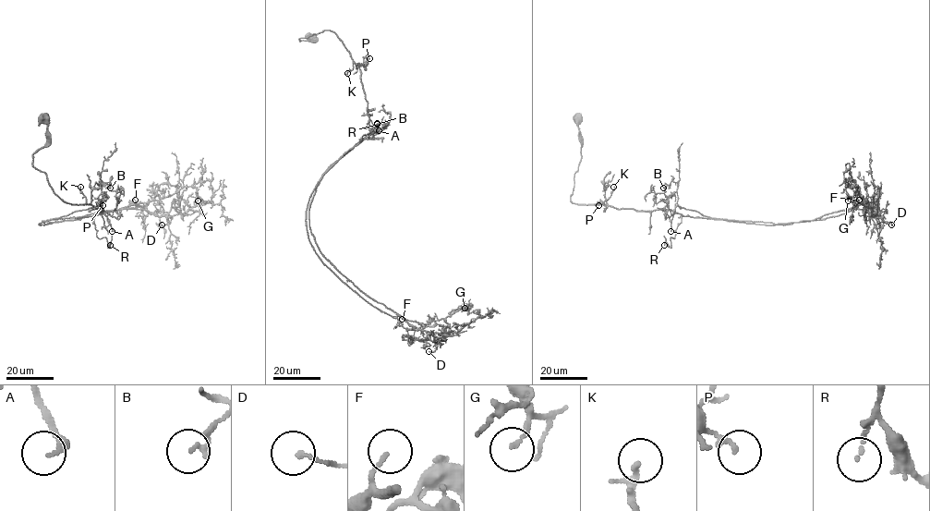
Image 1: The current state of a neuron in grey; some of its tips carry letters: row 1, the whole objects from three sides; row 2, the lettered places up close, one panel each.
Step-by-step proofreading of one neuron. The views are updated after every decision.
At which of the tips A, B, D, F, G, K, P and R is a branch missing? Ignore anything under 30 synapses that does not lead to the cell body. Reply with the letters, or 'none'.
A, F

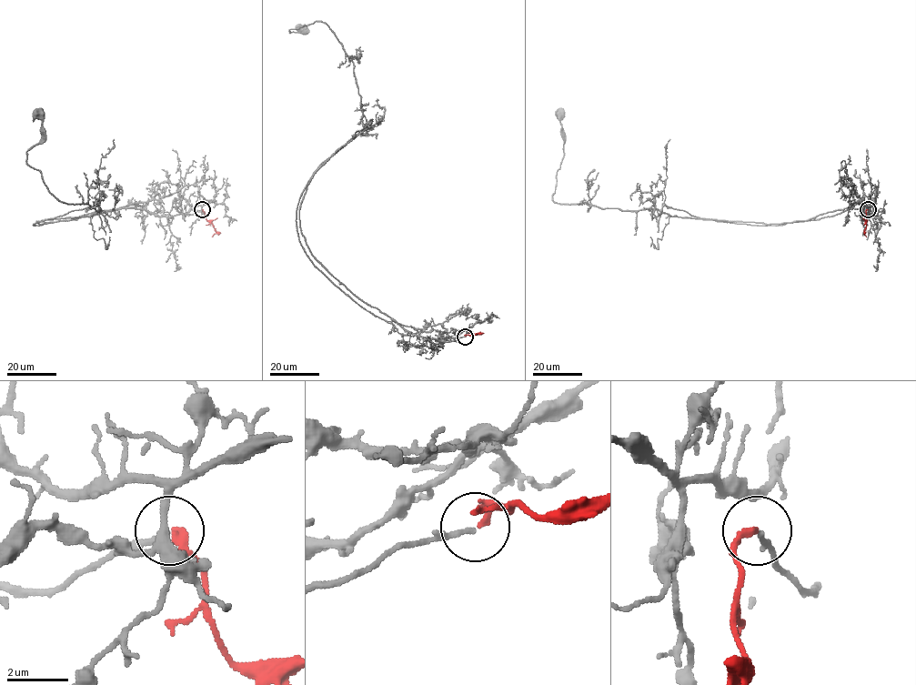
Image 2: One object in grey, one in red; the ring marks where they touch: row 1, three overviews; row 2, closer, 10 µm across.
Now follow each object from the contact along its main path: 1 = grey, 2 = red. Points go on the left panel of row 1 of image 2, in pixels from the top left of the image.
1: (202, 210), (166, 217), (119, 208), (39, 224), (100, 211), (57, 200), (26, 163), (41, 138), (35, 108)
2: (202, 210), (216, 231), (212, 236)

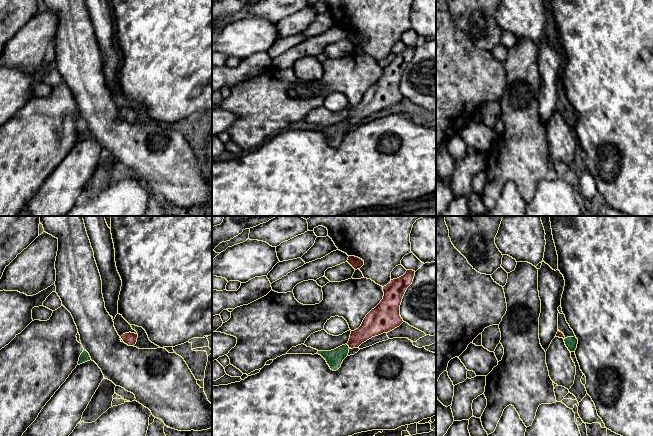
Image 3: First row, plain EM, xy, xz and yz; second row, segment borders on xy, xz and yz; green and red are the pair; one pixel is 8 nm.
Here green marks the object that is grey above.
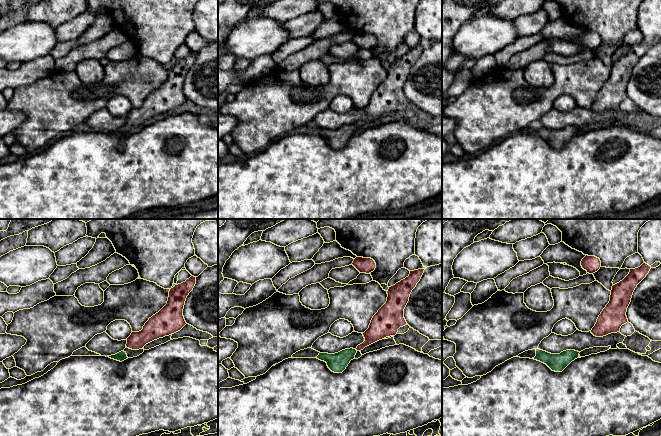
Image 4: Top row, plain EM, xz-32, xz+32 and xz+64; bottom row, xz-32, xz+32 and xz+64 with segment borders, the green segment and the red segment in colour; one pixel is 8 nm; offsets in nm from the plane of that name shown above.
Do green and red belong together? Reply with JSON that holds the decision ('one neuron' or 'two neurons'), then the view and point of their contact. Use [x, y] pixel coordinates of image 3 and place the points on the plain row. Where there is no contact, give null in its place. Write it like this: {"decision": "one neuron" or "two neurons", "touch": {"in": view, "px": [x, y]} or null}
{"decision": "one neuron", "touch": {"in": "xz", "px": [348, 122]}}

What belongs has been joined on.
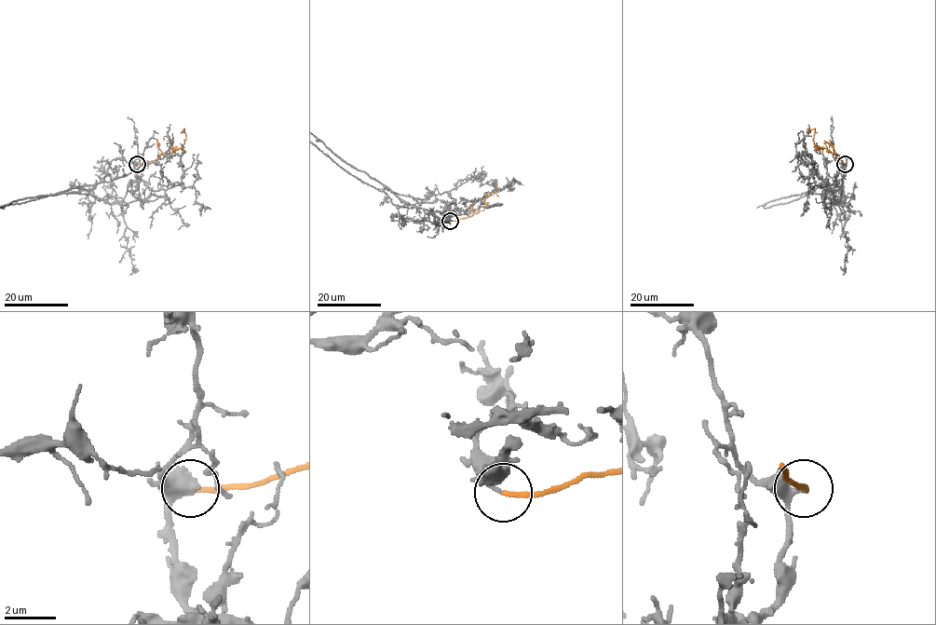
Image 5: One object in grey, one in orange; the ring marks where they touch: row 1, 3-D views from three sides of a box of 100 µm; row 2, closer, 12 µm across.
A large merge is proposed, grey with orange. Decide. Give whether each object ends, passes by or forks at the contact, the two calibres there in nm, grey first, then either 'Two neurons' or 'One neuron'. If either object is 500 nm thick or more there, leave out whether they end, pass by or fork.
At the ring grey passes by. At the ring orange ends. Thickness 170 nm (grey) against 190 nm. One neuron

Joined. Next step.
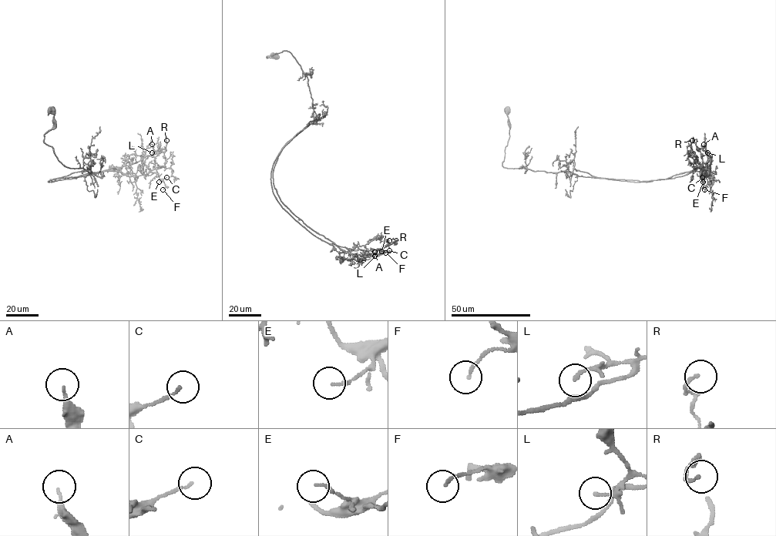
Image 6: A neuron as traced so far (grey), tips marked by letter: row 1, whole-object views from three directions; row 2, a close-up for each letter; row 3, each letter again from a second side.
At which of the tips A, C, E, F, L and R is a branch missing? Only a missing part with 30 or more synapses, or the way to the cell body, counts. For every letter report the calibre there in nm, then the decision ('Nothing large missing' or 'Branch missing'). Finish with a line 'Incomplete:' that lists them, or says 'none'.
A: Thickness 150 nm. Nothing large missing
C: Thickness 100 nm. Nothing large missing
E: Thickness 100 nm. Nothing large missing
F: Thickness 120 nm. Nothing large missing
L: Thickness 140 nm. Nothing large missing
R: Thickness 120 nm. Nothing large missing
Incomplete: none

